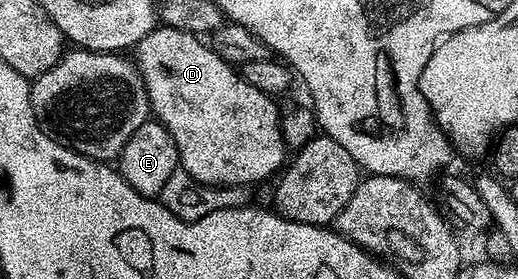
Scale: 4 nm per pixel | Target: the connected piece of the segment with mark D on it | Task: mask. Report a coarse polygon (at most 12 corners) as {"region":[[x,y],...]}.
{"region":[[193,32],[137,44],[153,119],[199,184],[288,160],[279,101]]}

